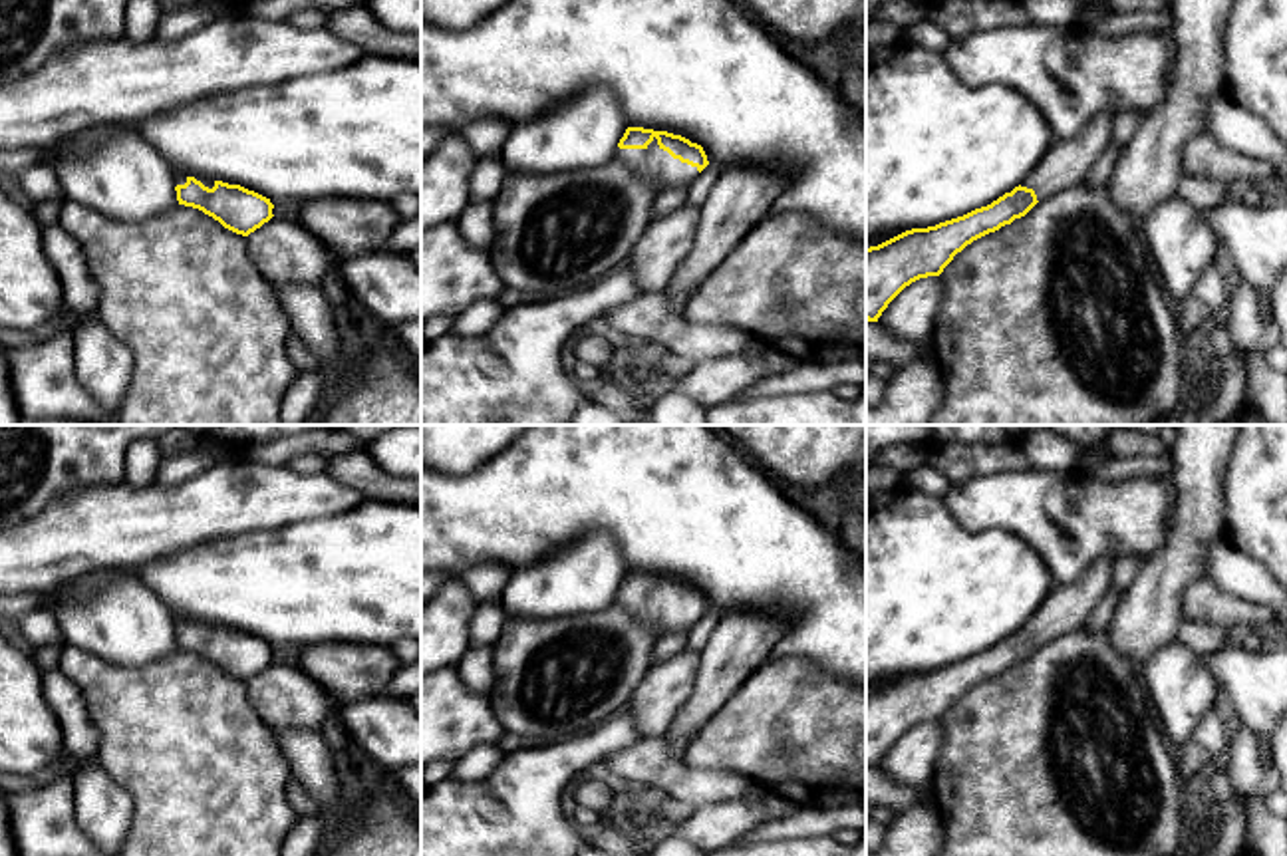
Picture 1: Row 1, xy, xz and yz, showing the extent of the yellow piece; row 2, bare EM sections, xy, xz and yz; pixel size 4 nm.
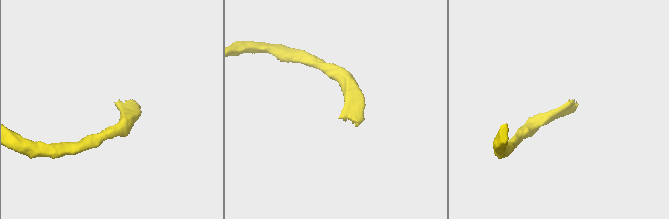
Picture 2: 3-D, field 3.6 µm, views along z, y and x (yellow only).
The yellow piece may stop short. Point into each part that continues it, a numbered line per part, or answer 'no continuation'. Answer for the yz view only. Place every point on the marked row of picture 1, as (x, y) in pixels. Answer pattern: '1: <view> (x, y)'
1: yz (1065, 163)

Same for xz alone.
1: xz (652, 163)

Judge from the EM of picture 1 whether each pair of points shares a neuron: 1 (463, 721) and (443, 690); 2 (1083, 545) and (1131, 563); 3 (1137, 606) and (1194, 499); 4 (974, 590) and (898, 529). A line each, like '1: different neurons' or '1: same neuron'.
1: same neuron
2: different neurons
3: same neuron
4: same neuron

